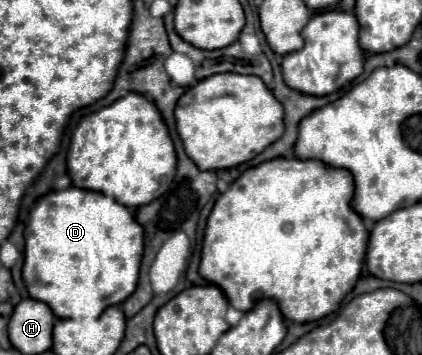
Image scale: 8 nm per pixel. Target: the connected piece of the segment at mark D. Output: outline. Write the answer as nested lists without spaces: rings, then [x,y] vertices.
[[[76,187],[52,191],[30,211],[24,239],[22,277],[30,281],[28,293],[48,303],[60,319],[100,317],[106,307],[120,305],[136,289],[144,229],[128,207],[112,197]]]

